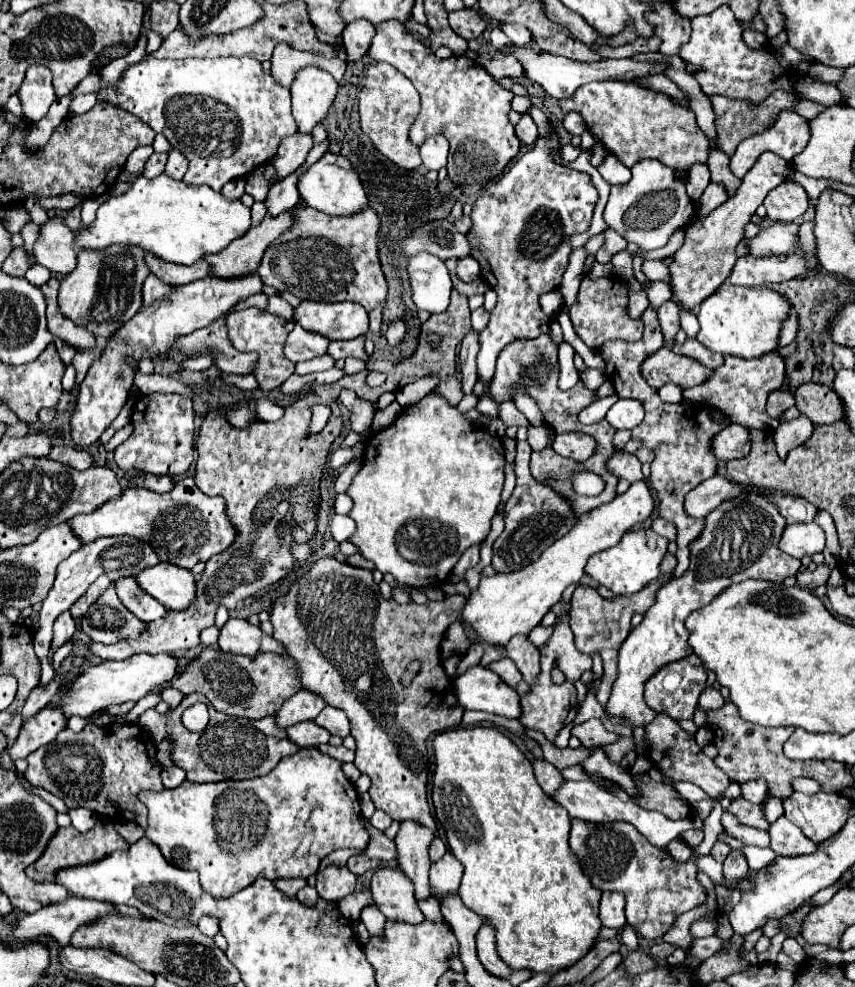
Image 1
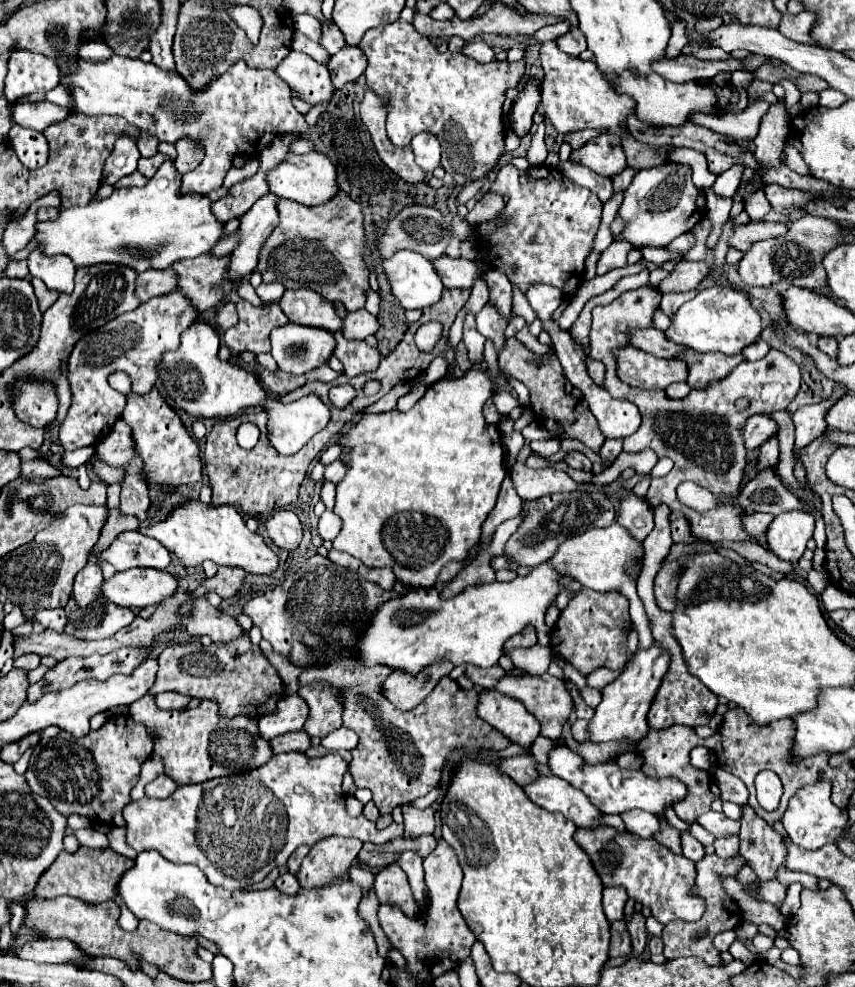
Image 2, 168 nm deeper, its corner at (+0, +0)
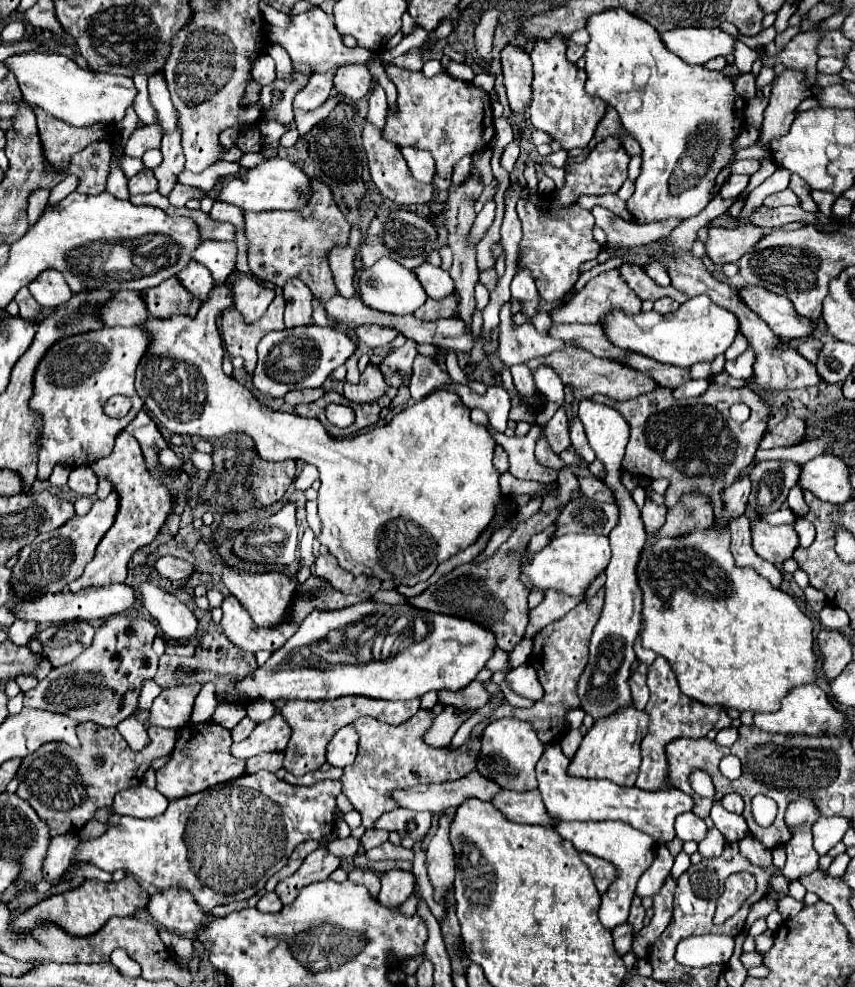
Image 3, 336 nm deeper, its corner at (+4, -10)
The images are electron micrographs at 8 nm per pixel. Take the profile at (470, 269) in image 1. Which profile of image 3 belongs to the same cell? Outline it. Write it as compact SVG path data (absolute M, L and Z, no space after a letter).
M423 263L421 267L413 269L413 273L419 279L421 287L427 291L427 297L431 297L431 299L443 299L443 297L451 295L451 291L455 289L451 275L447 271L443 271L441 267Z

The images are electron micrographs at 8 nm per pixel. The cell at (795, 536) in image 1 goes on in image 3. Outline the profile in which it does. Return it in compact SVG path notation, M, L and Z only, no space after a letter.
M763 517L751 519L751 547L765 561L781 565L797 545L799 539L793 525L769 525Z

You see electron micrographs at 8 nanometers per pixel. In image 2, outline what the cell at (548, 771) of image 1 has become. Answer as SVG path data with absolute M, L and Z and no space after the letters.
M519 755L519 757L509 757L503 759L499 763L499 769L503 769L503 773L511 775L513 781L517 781L519 785L529 785L539 777L537 771L537 759L533 755Z

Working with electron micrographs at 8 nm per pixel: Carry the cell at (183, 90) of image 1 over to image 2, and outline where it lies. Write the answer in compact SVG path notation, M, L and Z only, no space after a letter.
M113 55L105 63L91 63L79 59L77 65L69 63L69 75L61 77L61 83L69 85L69 89L75 95L75 109L87 115L119 115L125 117L129 123L137 125L139 129L147 131L151 137L167 143L177 143L181 137L191 137L197 141L205 153L201 165L189 173L183 175L181 191L187 193L211 193L213 189L219 189L223 185L223 179L233 167L233 159L237 155L255 157L259 155L277 135L283 133L307 133L309 125L305 121L305 115L301 115L293 103L291 103L291 89L287 89L285 81L279 79L275 71L269 69L253 69L243 59L235 61L231 69L227 69L223 75L215 77L201 89L193 89L187 79L177 73L175 69L161 69L155 63L145 63L141 59L121 57Z

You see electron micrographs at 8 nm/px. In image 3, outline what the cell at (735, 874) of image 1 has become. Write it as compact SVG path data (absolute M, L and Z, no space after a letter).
M711 827L707 829L707 835L703 841L699 841L699 853L703 857L719 857L723 853L723 843L725 843L725 837L721 835L721 831L717 827Z

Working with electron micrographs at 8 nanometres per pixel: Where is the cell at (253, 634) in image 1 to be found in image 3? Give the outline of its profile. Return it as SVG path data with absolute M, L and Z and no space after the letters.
M141 583L139 587L139 603L149 611L149 615L159 623L163 633L177 641L183 637L191 637L197 627L195 615L171 593L159 589L155 583Z

